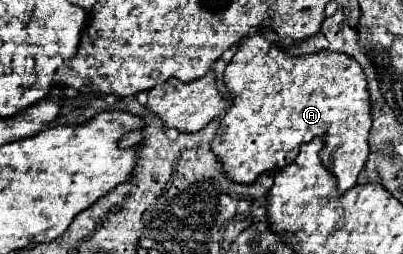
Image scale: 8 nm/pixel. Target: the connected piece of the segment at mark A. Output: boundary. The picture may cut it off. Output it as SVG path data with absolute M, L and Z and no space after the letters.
M259 32L243 38L237 44L237 52L225 68L223 82L231 92L233 102L217 128L215 138L211 140L211 150L217 156L223 174L231 182L245 186L253 184L261 174L275 172L285 164L291 164L301 144L311 142L315 136L323 136L325 146L321 150L321 162L329 172L333 172L339 194L345 194L357 184L357 176L369 156L367 138L371 130L371 104L365 74L353 58L341 52L317 52L291 58L287 52L271 46L269 40Z

